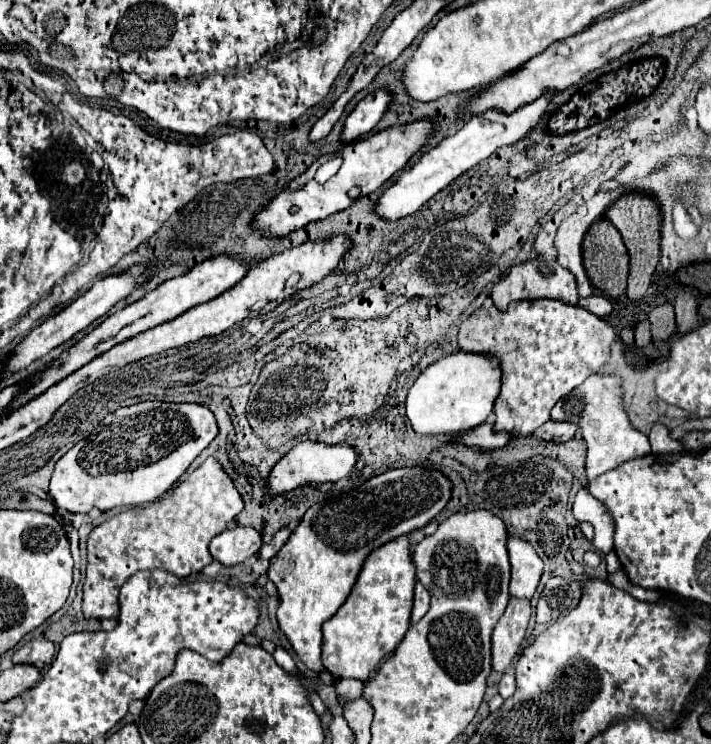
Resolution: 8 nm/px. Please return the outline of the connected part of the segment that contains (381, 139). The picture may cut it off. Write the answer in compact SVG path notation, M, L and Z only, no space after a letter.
M420 119L418 123L406 123L406 127L392 127L392 131L378 131L378 133L370 135L368 139L358 139L358 141L344 145L338 151L344 161L342 161L338 173L334 177L330 177L324 185L316 183L316 179L314 179L316 169L326 161L326 157L320 157L302 175L298 175L280 195L276 195L268 207L258 211L258 215L254 219L254 227L264 229L266 233L274 233L274 235L286 235L298 227L304 227L310 221L324 219L336 211L350 207L350 201L356 201L356 197L350 195L350 191L354 187L358 191L358 197L364 197L364 195L370 195L372 191L376 191L384 181L390 179L390 175L400 171L408 163L408 159L428 143L428 139L434 135L434 129L436 129L434 121Z

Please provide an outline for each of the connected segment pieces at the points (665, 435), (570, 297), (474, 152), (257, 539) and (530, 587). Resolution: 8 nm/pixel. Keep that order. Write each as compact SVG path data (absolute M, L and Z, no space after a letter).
M656 423L650 433L648 433L650 445L652 445L652 453L680 453L684 451L684 443L678 439L670 437L670 429L664 423Z
M538 257L538 259L528 259L520 265L512 265L510 273L492 287L492 299L500 311L506 311L510 301L516 299L558 299L568 305L578 305L580 295L576 279L568 269L564 269L556 259Z
M546 91L546 95L538 97L534 103L528 103L526 107L520 107L512 115L502 115L502 111L486 111L482 115L474 115L456 135L446 137L438 147L426 151L414 167L410 167L406 173L402 173L400 179L384 191L384 195L378 199L378 215L384 219L390 219L390 221L412 215L430 197L434 197L438 191L442 191L446 185L450 185L458 175L472 169L476 163L488 159L500 147L522 141L526 135L532 133L532 129L538 125L538 121L546 115L546 109L554 95L556 93Z
M252 527L226 529L210 541L210 555L222 565L238 565L254 557L262 545L262 535Z
M508 537L508 557L512 565L510 597L532 599L544 569L542 559L536 555L534 547L520 537Z

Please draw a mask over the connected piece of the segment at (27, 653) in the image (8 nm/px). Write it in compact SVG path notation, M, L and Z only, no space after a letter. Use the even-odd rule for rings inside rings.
M34 639L34 641L28 641L24 643L20 649L14 651L12 655L12 663L30 663L30 665L36 665L38 669L42 669L44 665L52 663L54 659L54 645L52 641L48 639Z

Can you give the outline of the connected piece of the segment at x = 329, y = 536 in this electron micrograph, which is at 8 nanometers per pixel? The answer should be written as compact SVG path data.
M404 467L372 477L358 489L312 505L296 531L270 563L268 577L278 589L278 627L310 671L324 671L320 659L322 623L348 599L366 557L384 543L432 521L448 503L452 483L432 467Z

